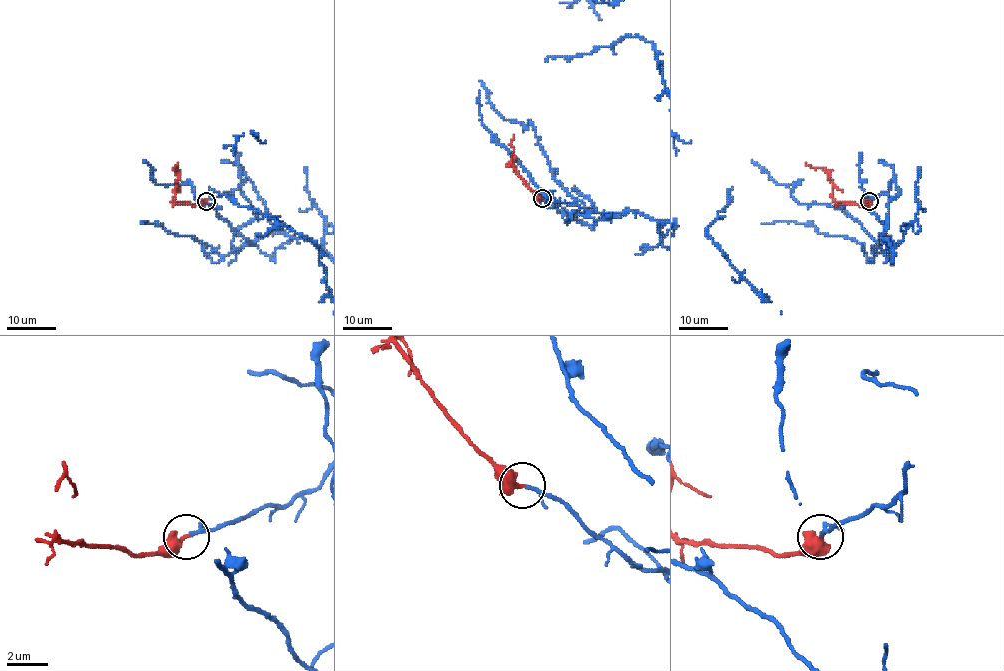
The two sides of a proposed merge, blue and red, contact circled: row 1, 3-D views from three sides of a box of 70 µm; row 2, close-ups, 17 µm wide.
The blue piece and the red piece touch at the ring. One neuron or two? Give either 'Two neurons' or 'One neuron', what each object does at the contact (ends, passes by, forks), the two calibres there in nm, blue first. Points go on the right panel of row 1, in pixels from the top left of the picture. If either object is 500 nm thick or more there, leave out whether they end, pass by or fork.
One neuron. At the ring blue ends. At the ring red passes by. Thickness 190 nm (blue) against 360 nm

